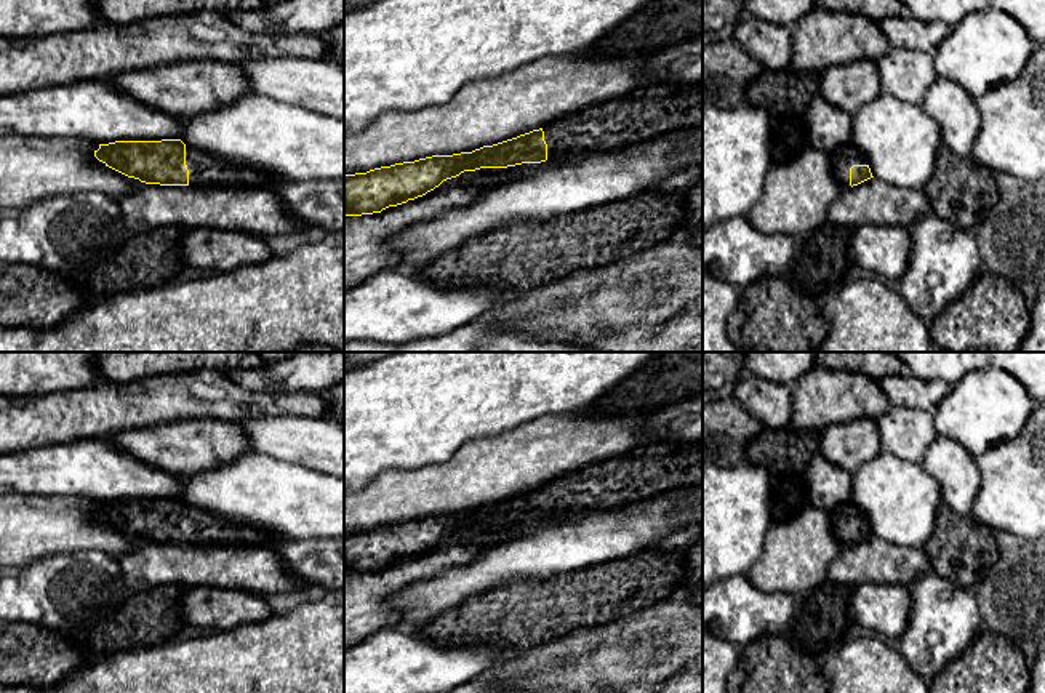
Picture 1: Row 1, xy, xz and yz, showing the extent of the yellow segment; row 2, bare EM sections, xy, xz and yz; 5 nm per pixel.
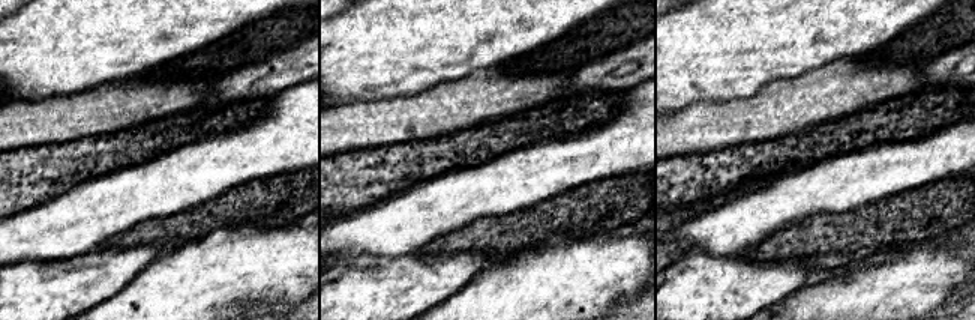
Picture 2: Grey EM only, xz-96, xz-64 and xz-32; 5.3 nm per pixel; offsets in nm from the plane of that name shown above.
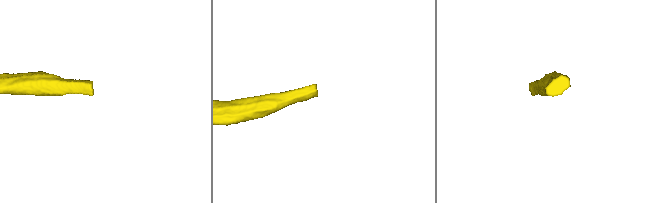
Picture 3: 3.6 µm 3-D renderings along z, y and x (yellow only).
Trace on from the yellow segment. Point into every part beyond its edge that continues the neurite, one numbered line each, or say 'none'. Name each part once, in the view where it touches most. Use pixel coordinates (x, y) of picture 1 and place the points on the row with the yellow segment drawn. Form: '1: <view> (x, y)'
1: xy (204, 168)

